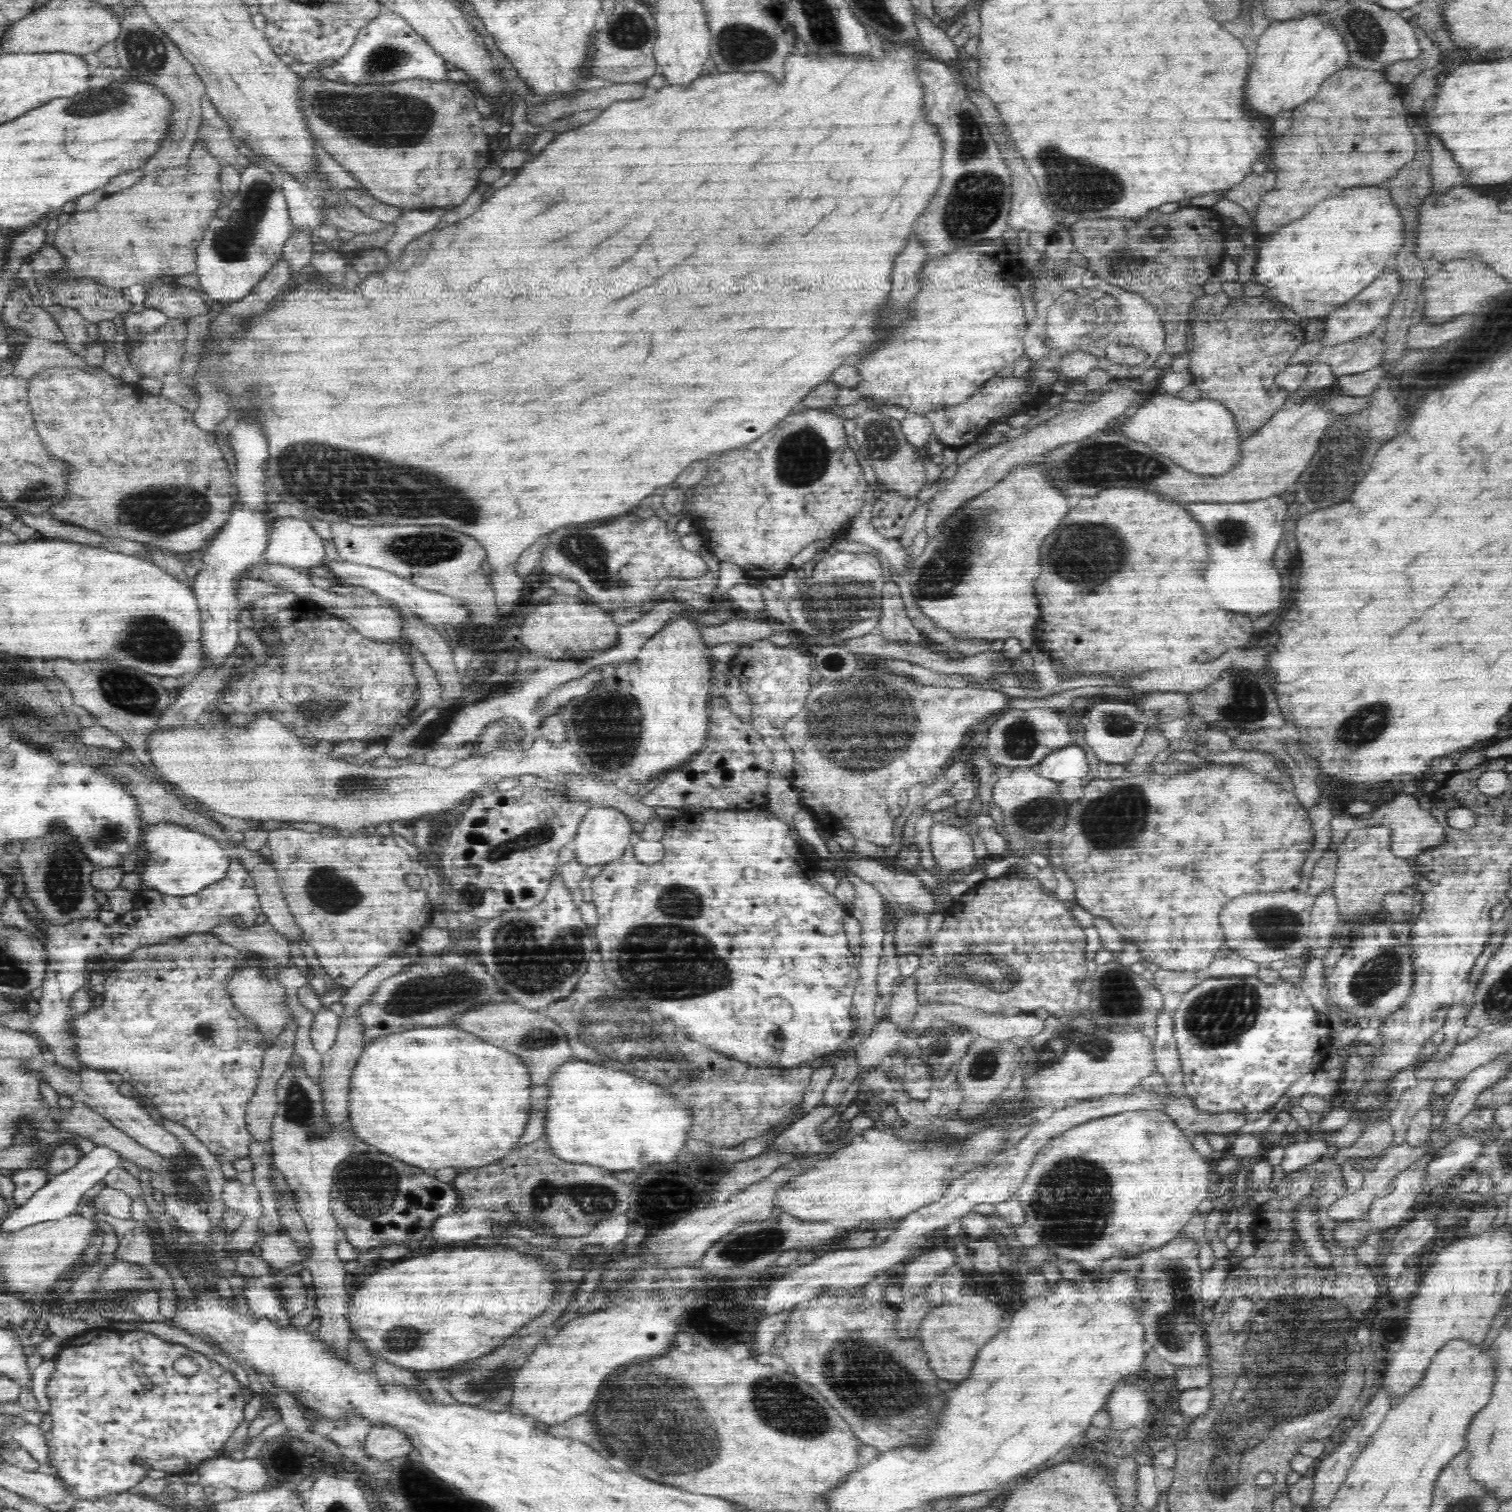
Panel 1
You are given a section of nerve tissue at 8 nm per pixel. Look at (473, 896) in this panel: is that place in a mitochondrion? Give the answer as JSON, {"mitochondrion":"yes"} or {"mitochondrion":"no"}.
{"mitochondrion":"yes"}

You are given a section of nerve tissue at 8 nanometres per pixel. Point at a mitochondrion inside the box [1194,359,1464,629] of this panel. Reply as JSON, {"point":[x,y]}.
{"point":[1349,443]}

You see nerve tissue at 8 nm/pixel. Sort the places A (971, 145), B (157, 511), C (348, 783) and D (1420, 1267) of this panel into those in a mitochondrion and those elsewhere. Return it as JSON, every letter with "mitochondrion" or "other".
{"A":"mitochondrion","B":"mitochondrion","C":"mitochondrion","D":"other"}

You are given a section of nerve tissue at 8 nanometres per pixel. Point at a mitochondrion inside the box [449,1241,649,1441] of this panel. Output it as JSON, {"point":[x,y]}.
{"point":[476,1386]}

